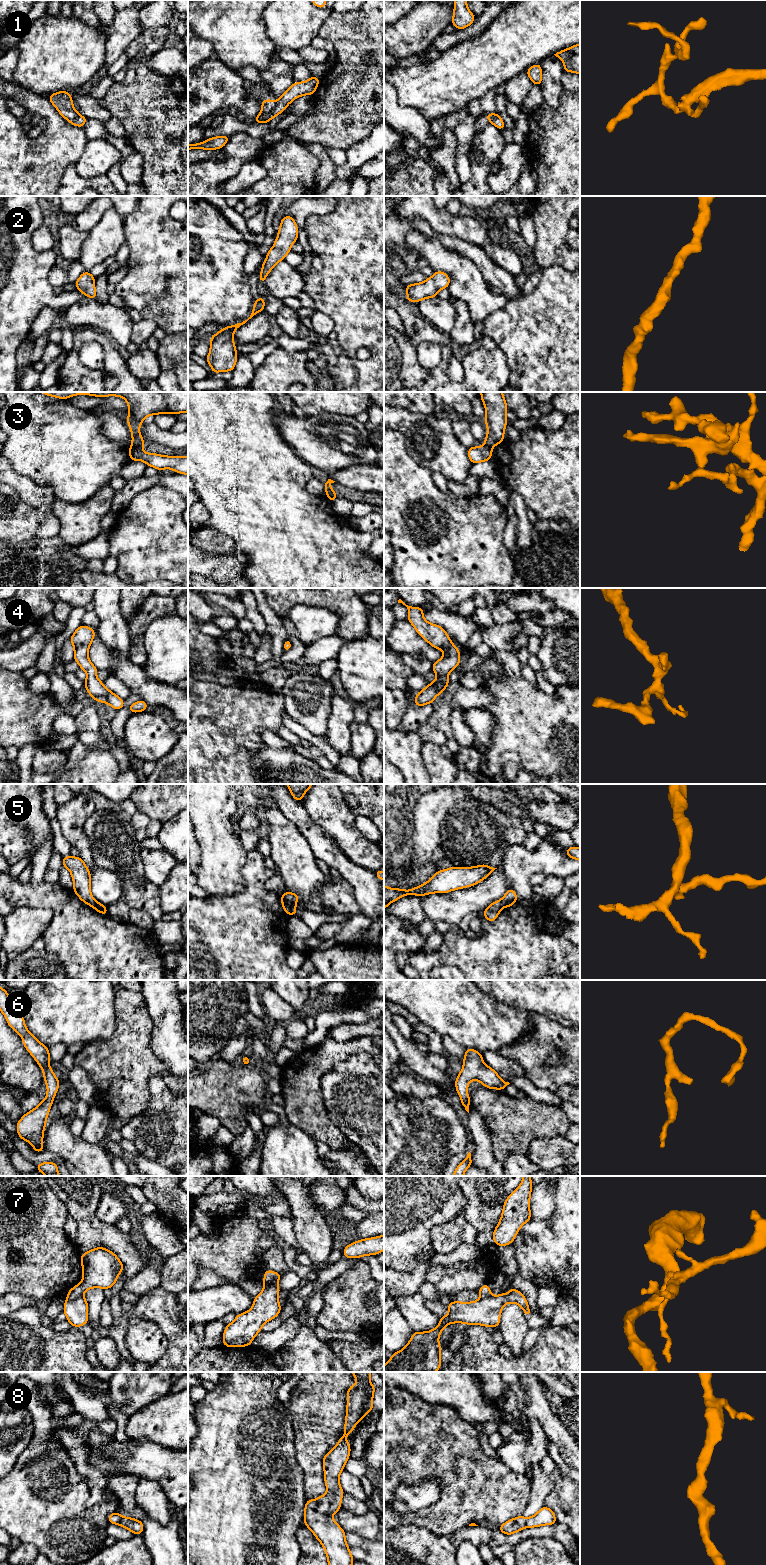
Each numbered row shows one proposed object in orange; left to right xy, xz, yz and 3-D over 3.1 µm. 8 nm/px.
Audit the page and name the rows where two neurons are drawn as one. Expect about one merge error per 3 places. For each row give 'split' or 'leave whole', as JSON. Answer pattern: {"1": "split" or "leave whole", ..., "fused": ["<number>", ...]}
{"1": "split", "2": "leave whole", "3": "split", "4": "leave whole", "5": "split", "6": "leave whole", "7": "split", "8": "leave whole", "fused": ["1", "3", "5", "7"]}

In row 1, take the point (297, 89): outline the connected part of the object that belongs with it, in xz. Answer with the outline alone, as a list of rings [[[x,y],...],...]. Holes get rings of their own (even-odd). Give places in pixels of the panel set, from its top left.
[[[311,76],[310,79],[305,82],[294,82],[278,99],[273,111],[268,116],[256,116],[254,123],[268,123],[272,118],[282,113],[297,97],[314,94],[320,81],[321,79]]]

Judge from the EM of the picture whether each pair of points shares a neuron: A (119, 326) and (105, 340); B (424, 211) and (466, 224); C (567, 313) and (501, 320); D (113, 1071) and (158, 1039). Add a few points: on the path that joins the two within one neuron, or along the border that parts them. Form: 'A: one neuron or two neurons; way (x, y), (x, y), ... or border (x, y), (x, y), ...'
A: two neurons; border (87, 327), (104, 331), (118, 346)
B: one neuron; way (434, 216), (444, 223), (456, 225)
C: one neuron; way (551, 319), (517, 320)
D: two neurons; border (152, 1022), (150, 1049), (164, 1064)

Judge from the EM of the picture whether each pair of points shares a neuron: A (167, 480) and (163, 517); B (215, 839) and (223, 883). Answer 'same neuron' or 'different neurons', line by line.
A: different neurons
B: same neuron

